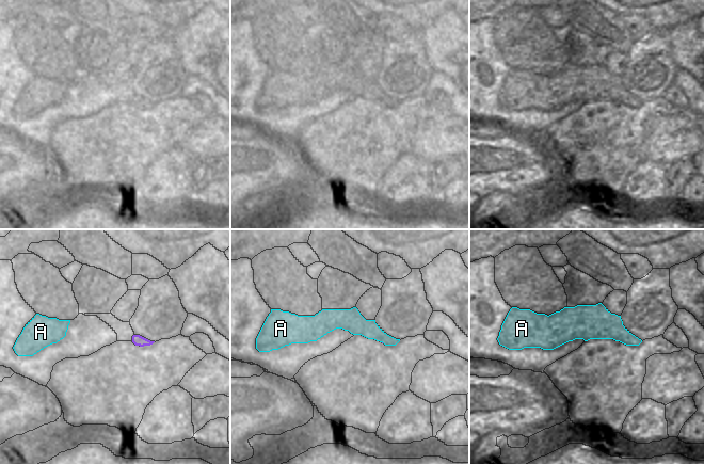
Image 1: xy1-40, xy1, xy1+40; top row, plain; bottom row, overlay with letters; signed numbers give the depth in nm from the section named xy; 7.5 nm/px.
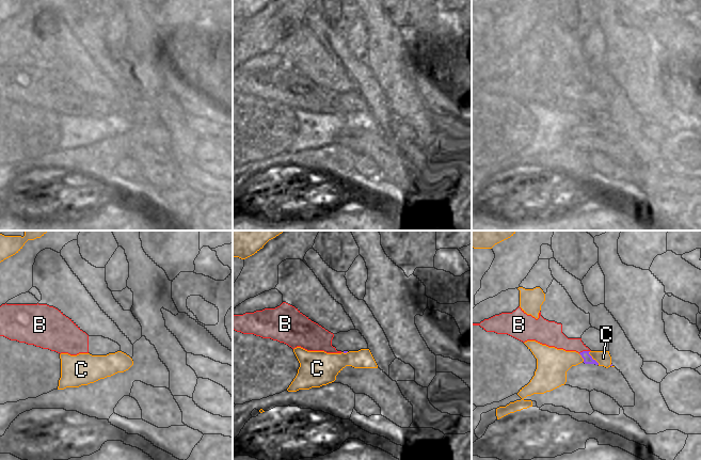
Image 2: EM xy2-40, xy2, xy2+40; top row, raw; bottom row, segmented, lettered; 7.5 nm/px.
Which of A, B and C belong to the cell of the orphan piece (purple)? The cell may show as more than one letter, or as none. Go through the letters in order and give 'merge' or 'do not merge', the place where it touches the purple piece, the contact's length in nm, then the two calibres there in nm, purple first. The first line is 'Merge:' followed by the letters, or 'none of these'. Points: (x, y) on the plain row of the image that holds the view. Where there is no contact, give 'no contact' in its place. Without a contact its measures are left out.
Merge: B
A: do not merge | no contact
B: merge | xy2+40 (584, 112) | 80 nm | 70/140 nm
C: do not merge | xy2+40 (591, 119) | 130 nm | 70/110 nm

